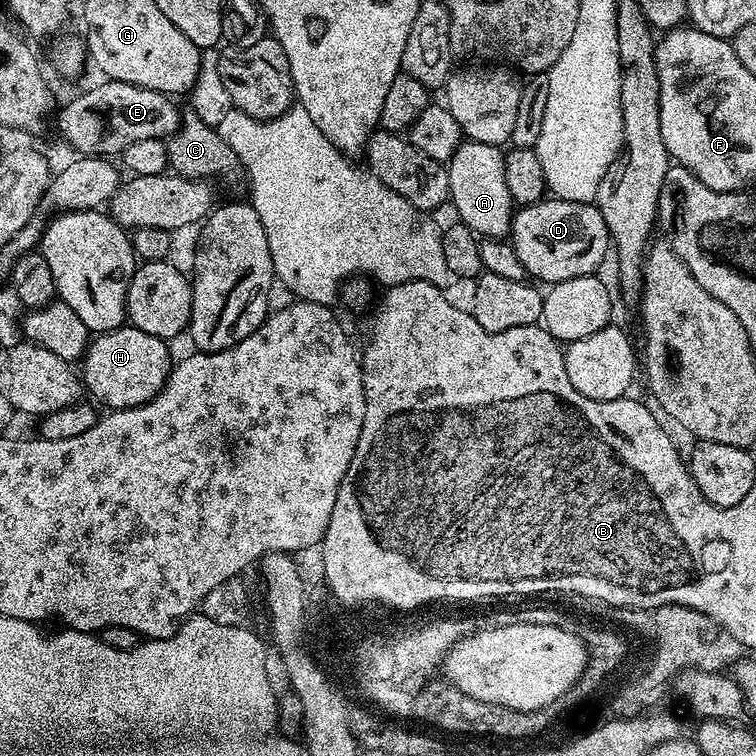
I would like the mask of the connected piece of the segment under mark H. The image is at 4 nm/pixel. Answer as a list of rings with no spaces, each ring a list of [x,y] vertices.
[[[131,326],[99,333],[89,343],[82,361],[82,383],[87,395],[92,395],[91,399],[97,405],[105,404],[108,410],[133,408],[150,402],[164,389],[168,373],[174,367],[174,359],[168,353],[168,348],[169,345],[162,338]]]

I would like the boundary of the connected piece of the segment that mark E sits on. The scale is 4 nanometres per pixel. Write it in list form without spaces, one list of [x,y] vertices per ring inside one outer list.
[[[105,79],[104,84],[96,84],[93,88],[85,90],[81,96],[76,96],[60,113],[57,111],[56,128],[62,140],[76,151],[85,156],[102,156],[105,158],[116,158],[124,153],[126,146],[134,142],[143,142],[145,138],[164,140],[173,136],[180,128],[182,119],[181,109],[176,109],[176,104],[171,95],[154,90],[146,90],[142,86],[134,86],[126,82]]]

